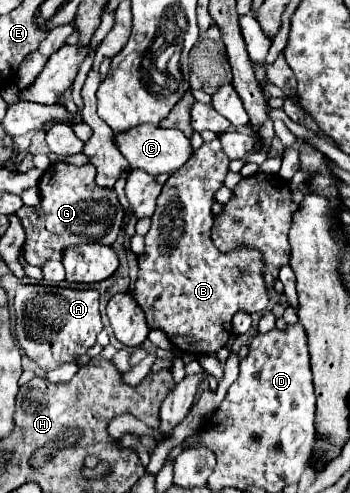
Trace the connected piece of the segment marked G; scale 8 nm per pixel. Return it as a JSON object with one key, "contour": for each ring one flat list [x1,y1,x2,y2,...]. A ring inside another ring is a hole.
{"contour":[[51,163,41,181,41,203,37,207,21,207,17,215,27,231,27,263,41,267,45,261,61,259,63,247,79,243,113,245,123,223,123,207,113,189,101,187,95,181,97,169,93,163,81,167,71,163]]}

